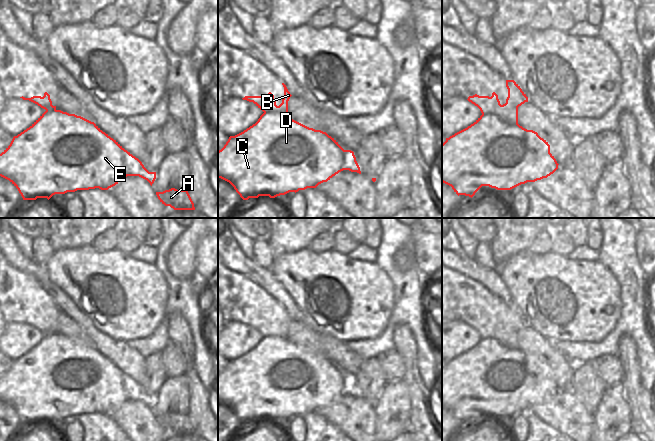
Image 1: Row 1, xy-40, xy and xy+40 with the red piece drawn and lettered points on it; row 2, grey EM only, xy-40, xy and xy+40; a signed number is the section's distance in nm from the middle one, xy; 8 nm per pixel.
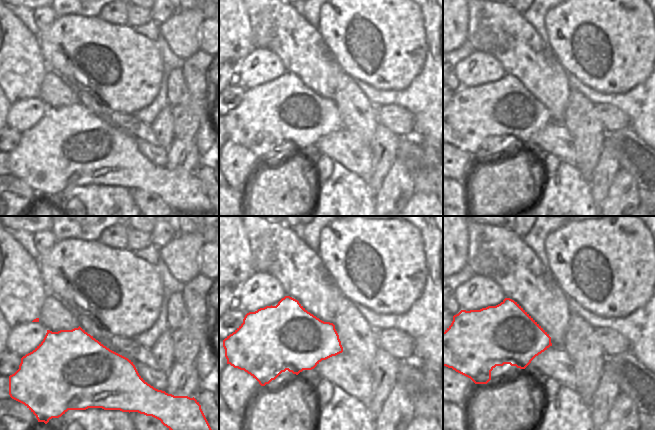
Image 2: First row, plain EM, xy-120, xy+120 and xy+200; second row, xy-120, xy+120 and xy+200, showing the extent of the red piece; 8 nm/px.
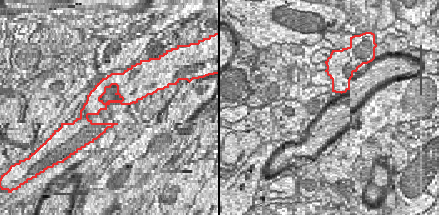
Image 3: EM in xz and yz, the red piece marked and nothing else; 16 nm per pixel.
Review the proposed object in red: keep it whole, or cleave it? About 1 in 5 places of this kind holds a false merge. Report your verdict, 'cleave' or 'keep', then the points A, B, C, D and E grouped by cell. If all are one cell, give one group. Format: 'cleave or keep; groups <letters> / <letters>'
keep; groups A B C D E

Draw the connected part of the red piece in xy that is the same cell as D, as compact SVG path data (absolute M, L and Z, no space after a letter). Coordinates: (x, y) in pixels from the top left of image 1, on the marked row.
M282 83L284 87L284 97L282 99L282 103L277 106L276 101L274 99L274 95L269 92L268 96L245 96L242 98L243 100L247 100L249 102L253 102L260 110L262 110L264 113L260 116L258 121L244 130L243 132L235 135L230 136L224 147L218 151L218 178L221 178L227 182L229 182L236 192L240 195L240 197L243 200L248 200L249 198L258 198L259 196L269 196L270 198L275 198L280 195L285 195L289 192L298 192L299 190L305 190L307 188L316 188L319 184L323 182L327 182L330 180L333 176L338 174L339 172L343 170L349 170L351 172L357 172L361 174L360 167L356 161L356 157L354 155L354 152L351 150L344 150L338 142L329 136L326 132L323 132L321 130L315 130L313 128L309 128L295 120L293 120L288 115L288 101L290 97L292 96L290 92L288 91L286 85Z

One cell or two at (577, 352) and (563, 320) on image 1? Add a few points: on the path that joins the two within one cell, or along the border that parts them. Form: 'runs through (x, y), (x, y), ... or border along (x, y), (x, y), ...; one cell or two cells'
border along (549, 337), (563, 341), (596, 341); two cells

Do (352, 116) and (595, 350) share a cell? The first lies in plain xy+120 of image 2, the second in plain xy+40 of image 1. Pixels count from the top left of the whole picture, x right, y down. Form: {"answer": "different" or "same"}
{"answer": "same"}

